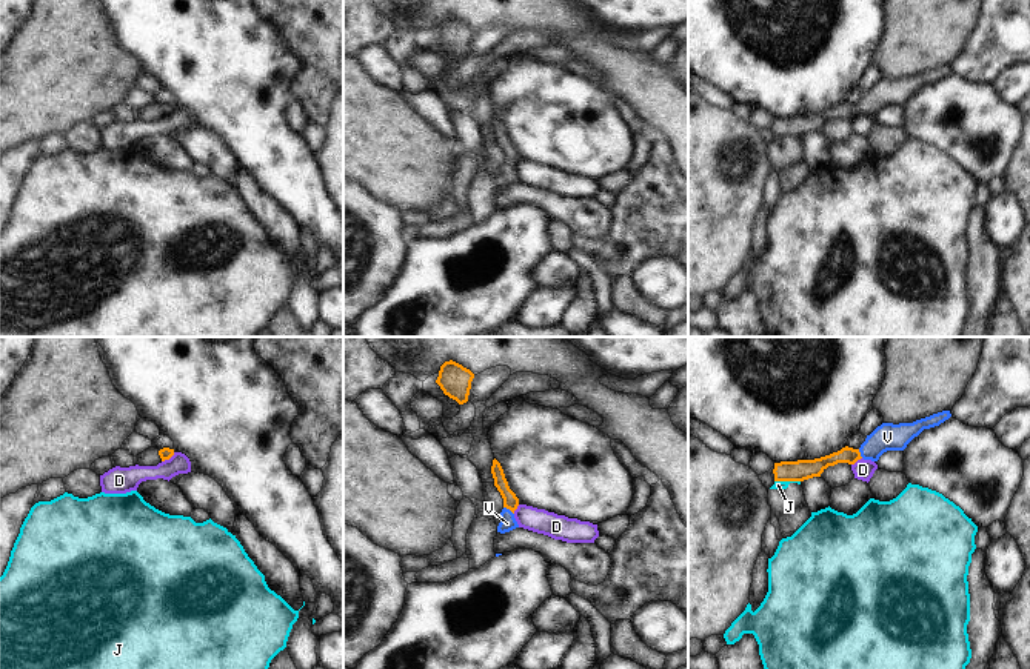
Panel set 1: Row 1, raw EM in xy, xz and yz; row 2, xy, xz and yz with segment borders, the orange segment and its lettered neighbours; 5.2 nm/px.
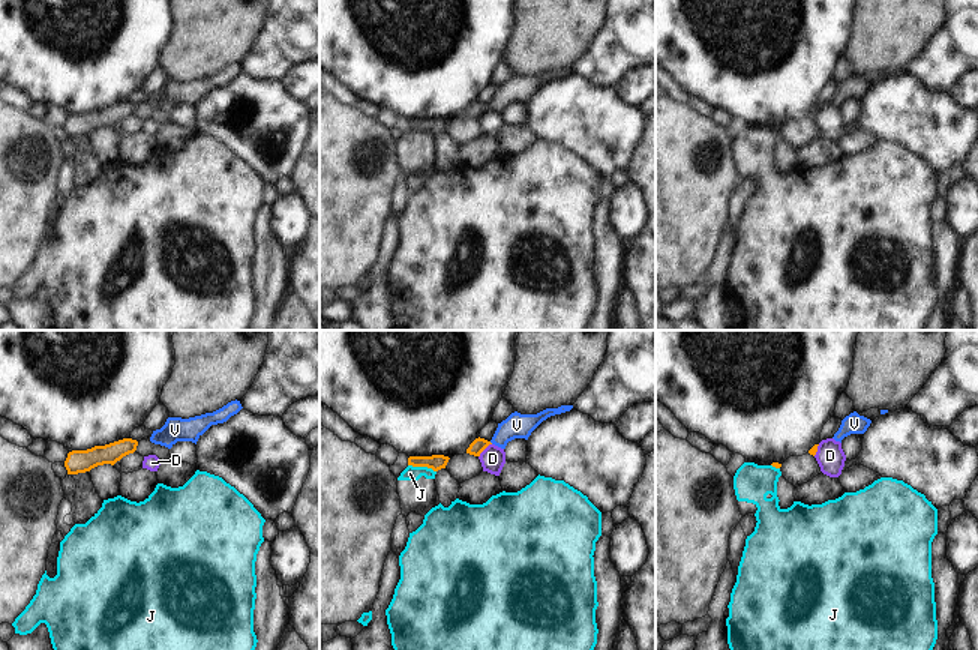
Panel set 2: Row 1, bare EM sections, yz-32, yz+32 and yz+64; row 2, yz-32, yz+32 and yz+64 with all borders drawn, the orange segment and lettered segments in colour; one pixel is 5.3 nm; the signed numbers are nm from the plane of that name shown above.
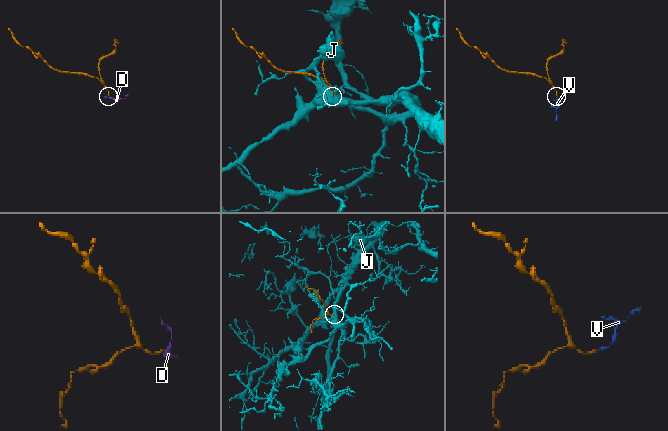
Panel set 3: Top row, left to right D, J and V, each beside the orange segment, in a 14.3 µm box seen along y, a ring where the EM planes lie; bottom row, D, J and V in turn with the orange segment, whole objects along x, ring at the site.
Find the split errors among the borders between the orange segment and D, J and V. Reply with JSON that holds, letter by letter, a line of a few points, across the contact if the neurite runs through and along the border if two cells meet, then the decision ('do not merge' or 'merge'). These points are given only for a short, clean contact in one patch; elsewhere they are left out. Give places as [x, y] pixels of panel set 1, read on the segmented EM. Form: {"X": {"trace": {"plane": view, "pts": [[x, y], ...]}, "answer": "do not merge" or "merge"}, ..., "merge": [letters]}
{"D": {"trace": {"plane": "xy", "pts": [[174, 452], [162, 462]]}, "answer": "do not merge"}, "J": {"trace": {"plane": "yz", "pts": [[775, 480], [799, 482]]}, "answer": "do not merge"}, "V": {"trace": {"plane": "xz", "pts": [[510, 500], [508, 508], [507, 523]]}, "answer": "merge"}, "merge": ["V"]}

